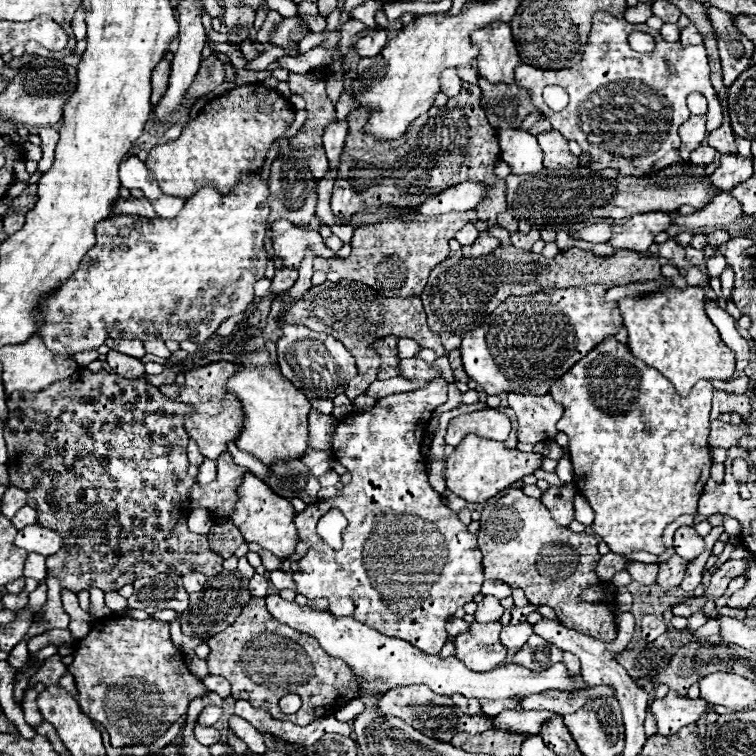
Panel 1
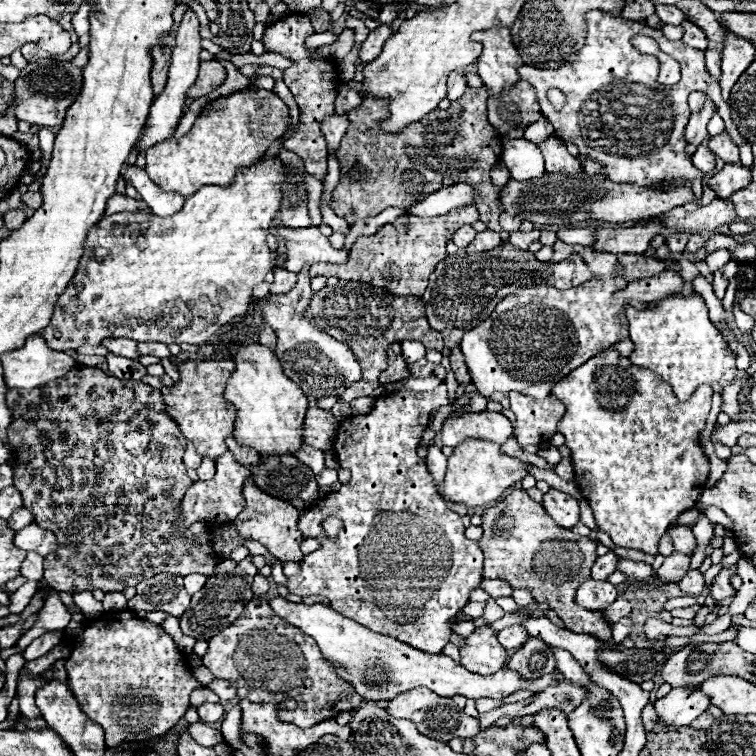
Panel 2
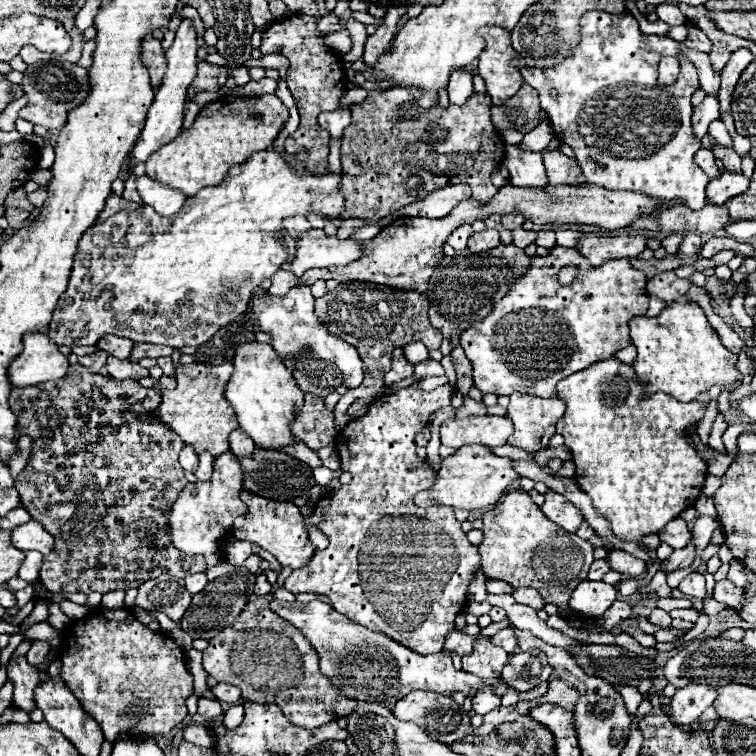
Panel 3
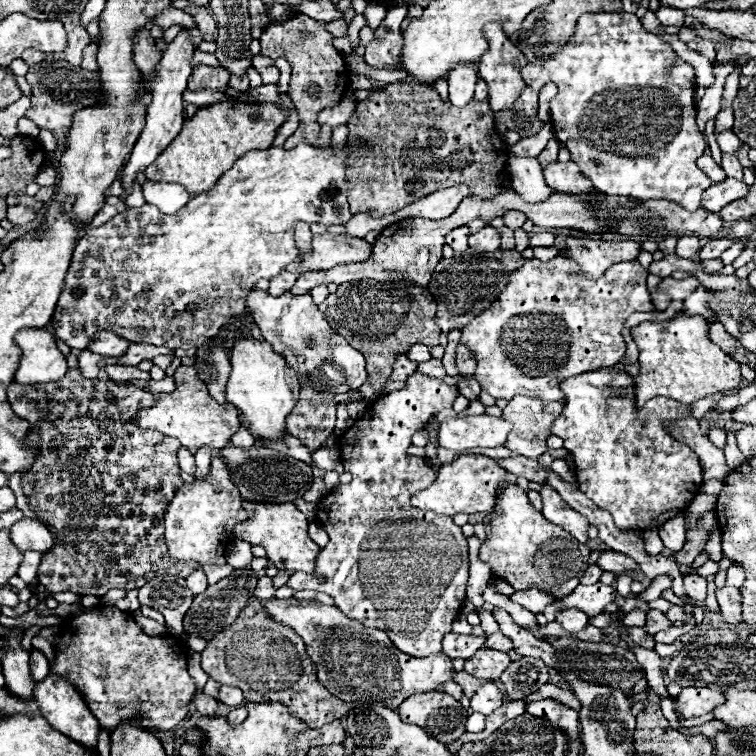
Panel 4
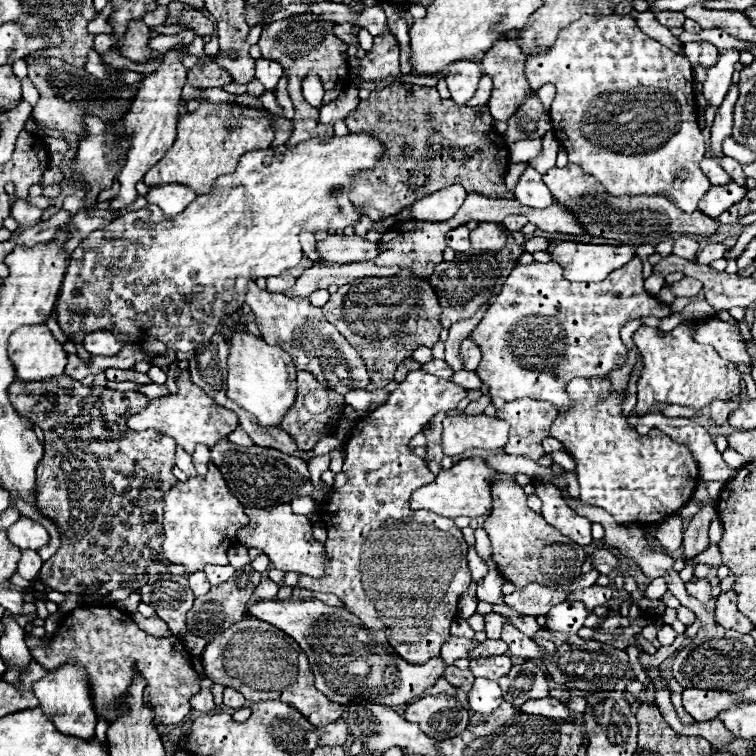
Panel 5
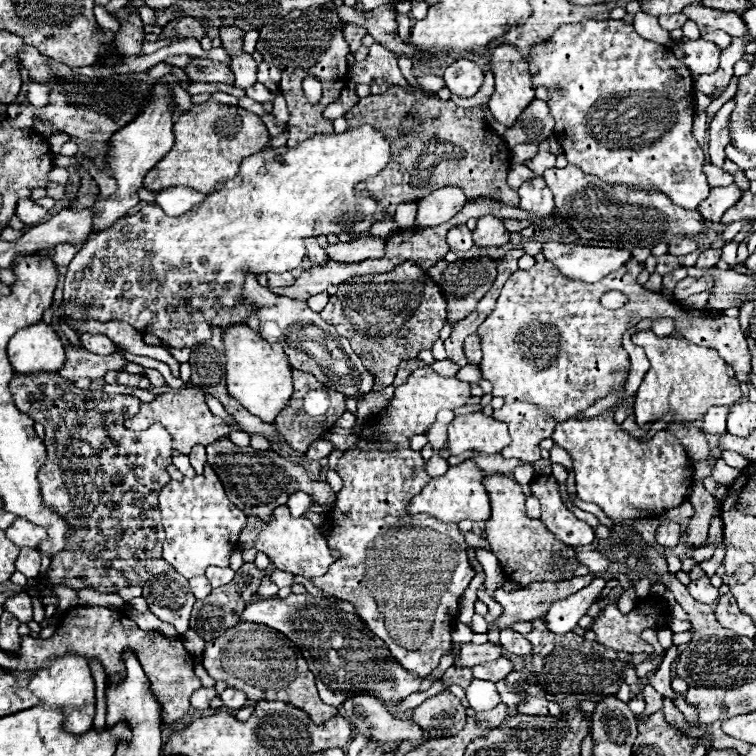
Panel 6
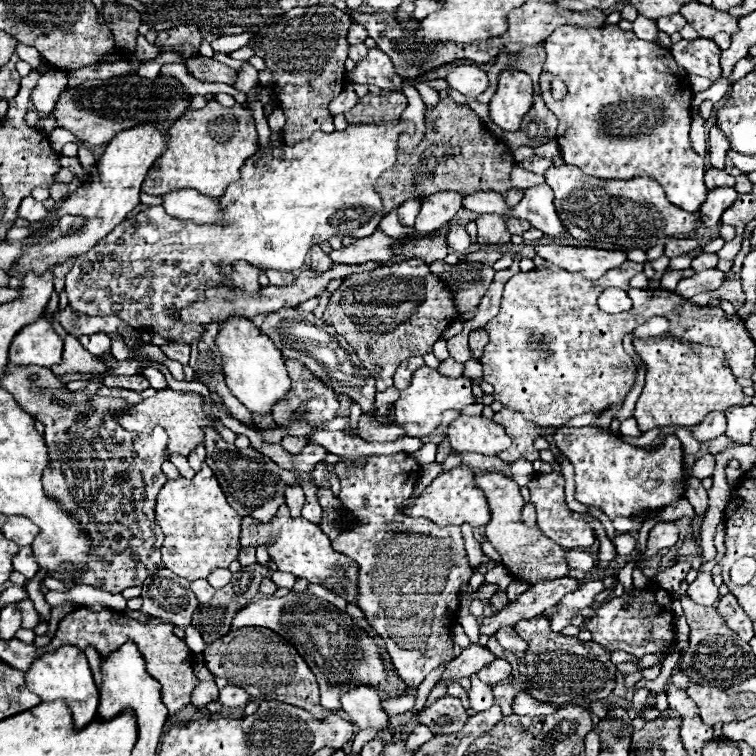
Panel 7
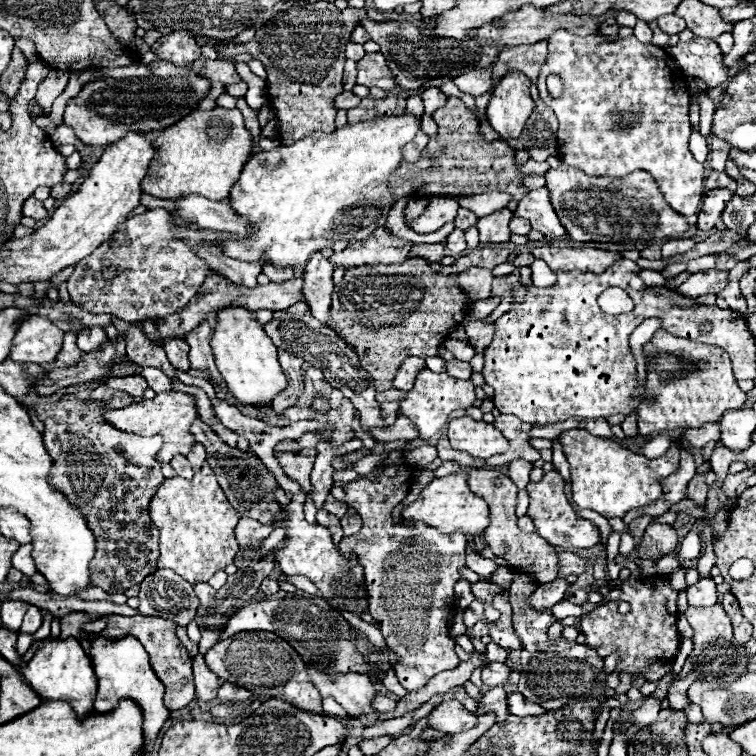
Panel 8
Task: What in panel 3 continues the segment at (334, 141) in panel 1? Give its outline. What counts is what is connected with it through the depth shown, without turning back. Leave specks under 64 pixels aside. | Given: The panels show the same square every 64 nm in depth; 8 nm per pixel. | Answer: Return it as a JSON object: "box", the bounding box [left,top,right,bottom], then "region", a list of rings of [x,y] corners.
{"box":[318,108,350,138],"region":[[[336,108],[332,112],[322,112],[318,116],[318,124],[320,128],[328,130],[332,138],[342,136],[344,128],[350,124],[350,108]]]}

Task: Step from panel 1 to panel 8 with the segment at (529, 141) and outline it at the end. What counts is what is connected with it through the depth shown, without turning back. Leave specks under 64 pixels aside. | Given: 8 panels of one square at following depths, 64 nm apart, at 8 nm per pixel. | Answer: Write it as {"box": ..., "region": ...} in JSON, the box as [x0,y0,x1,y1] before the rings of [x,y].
{"box":[514,188,566,238],"region":[[[546,188],[530,190],[530,192],[518,202],[518,208],[516,208],[514,214],[520,216],[520,218],[530,220],[532,228],[538,230],[538,232],[542,232],[546,238],[566,236],[564,226],[560,224],[556,212],[552,210],[550,194],[548,194]]]}

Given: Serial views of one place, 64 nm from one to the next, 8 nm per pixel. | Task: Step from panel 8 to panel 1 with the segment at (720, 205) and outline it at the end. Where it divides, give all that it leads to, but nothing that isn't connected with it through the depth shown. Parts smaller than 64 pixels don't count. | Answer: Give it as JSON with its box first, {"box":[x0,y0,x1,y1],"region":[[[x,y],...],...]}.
{"box":[710,154,752,192],"region":[[[738,154],[722,156],[720,168],[710,176],[710,184],[720,192],[730,192],[734,186],[752,176],[752,162]]]}

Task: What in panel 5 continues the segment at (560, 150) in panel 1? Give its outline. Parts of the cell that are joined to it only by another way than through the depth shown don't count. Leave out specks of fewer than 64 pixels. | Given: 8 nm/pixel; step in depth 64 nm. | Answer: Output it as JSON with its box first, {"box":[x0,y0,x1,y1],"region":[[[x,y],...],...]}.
{"box":[544,164,718,246],"region":[[[568,164],[564,168],[550,168],[544,174],[544,184],[550,188],[554,200],[562,204],[566,210],[570,210],[578,222],[582,224],[584,232],[598,238],[614,238],[622,244],[642,246],[666,240],[672,234],[698,234],[698,236],[712,236],[718,228],[716,220],[710,220],[708,216],[702,216],[702,212],[686,214],[664,196],[612,196],[602,186],[598,186],[598,180],[594,176],[586,176],[582,168],[576,164]]]}

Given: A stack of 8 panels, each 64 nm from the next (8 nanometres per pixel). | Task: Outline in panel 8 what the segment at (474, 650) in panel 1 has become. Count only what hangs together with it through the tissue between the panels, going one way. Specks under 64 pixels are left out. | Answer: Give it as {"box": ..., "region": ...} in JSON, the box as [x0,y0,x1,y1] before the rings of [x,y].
{"box":[482,662,510,688],"region":[[[490,662],[484,672],[482,672],[482,682],[484,686],[488,688],[494,688],[494,686],[502,686],[510,676],[510,668],[502,662]]]}

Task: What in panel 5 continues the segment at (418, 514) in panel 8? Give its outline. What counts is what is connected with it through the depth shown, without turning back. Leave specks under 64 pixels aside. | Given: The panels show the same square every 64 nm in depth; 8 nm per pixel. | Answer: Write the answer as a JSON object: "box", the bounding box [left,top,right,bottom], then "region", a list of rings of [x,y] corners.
{"box":[410,458,498,520],"region":[[[466,458],[456,462],[450,470],[442,470],[434,482],[426,484],[418,492],[412,494],[410,498],[410,508],[412,510],[430,510],[438,516],[446,516],[450,520],[468,516],[468,518],[478,518],[478,516],[488,516],[492,510],[492,496],[490,496],[490,482],[498,478],[492,468],[486,468],[482,458]]]}

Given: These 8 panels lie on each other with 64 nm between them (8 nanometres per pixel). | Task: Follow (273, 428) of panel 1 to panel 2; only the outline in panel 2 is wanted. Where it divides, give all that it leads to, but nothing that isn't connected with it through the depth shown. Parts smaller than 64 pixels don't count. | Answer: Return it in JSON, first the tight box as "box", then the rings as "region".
{"box":[224,344,308,454],"region":[[[248,344],[242,346],[236,352],[236,370],[232,372],[232,376],[228,378],[226,390],[224,390],[224,398],[236,406],[236,440],[244,446],[254,448],[258,454],[292,454],[294,448],[302,446],[302,420],[308,408],[308,400],[302,394],[302,390],[284,374],[282,364],[278,362],[276,354],[262,344]]]}

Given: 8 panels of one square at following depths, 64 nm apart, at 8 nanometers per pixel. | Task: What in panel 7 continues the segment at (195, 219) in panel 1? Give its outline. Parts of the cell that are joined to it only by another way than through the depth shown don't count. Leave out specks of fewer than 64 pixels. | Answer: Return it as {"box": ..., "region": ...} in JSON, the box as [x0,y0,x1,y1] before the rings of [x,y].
{"box":[66,120,414,344],"region":[[[390,120],[390,122],[382,122],[382,124],[356,124],[356,126],[348,126],[346,130],[340,130],[340,132],[332,132],[332,134],[324,134],[324,132],[314,132],[308,140],[302,140],[294,146],[280,146],[280,148],[260,148],[254,156],[250,156],[242,170],[240,170],[240,180],[232,182],[226,190],[226,194],[220,198],[220,204],[222,204],[222,210],[224,210],[224,216],[226,220],[230,222],[230,226],[196,226],[194,222],[190,220],[174,220],[172,216],[168,216],[164,212],[164,206],[150,206],[146,208],[144,212],[136,214],[134,218],[128,218],[126,222],[118,224],[118,228],[114,228],[114,232],[110,232],[104,240],[100,240],[88,254],[84,256],[78,256],[74,260],[74,266],[72,270],[66,274],[66,294],[68,294],[68,300],[70,300],[70,306],[76,308],[76,312],[82,312],[82,314],[88,314],[88,316],[118,316],[122,318],[124,322],[128,322],[132,328],[152,328],[156,330],[158,334],[162,334],[166,340],[170,342],[184,342],[184,344],[192,344],[194,340],[202,338],[204,336],[204,328],[202,324],[182,324],[180,320],[174,320],[178,316],[178,310],[180,308],[186,308],[198,300],[204,300],[204,292],[206,288],[212,288],[214,284],[226,284],[230,288],[234,288],[230,284],[230,278],[228,278],[228,272],[232,268],[232,262],[234,260],[246,260],[250,262],[252,266],[258,266],[262,270],[266,268],[274,268],[274,270],[296,270],[300,266],[304,266],[306,262],[306,256],[310,252],[310,248],[314,244],[322,244],[322,242],[328,242],[332,236],[338,236],[338,238],[344,238],[344,236],[350,236],[350,238],[366,238],[370,236],[378,224],[382,222],[384,218],[384,210],[382,210],[382,204],[380,204],[380,196],[374,188],[376,180],[396,164],[396,158],[398,158],[398,140],[402,134],[408,134],[412,136],[414,134],[414,122],[412,120]]]}

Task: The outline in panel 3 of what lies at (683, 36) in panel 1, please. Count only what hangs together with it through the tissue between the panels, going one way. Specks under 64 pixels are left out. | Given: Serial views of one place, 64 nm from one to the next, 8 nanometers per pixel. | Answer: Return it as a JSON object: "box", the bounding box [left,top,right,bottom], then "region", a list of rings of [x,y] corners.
{"box":[684,24,712,54],"region":[[[686,24],[686,28],[688,28],[688,40],[686,40],[684,44],[686,44],[688,48],[696,48],[696,50],[700,50],[700,52],[710,54],[712,42],[708,40],[708,36],[706,36],[700,28],[696,28],[696,26],[692,26],[692,24]]]}

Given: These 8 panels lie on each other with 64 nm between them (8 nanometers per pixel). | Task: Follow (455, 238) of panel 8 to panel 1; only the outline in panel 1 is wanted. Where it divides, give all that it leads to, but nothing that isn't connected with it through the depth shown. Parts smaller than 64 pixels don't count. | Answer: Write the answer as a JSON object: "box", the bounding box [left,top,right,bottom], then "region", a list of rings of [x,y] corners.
{"box":[456,224,480,246],"region":[[[464,224],[464,228],[456,232],[456,240],[460,242],[460,246],[470,246],[478,238],[478,234],[480,232],[474,228],[474,224]]]}

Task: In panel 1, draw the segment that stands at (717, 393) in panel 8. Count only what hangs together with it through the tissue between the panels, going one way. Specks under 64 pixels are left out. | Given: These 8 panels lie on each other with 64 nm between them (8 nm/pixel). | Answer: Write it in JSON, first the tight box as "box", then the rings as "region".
{"box":[618,286,734,396],"region":[[[694,286],[686,290],[666,288],[654,296],[620,300],[618,306],[628,328],[632,354],[666,376],[678,396],[686,396],[698,380],[730,380],[734,376],[734,352],[722,342],[704,312],[704,290]]]}

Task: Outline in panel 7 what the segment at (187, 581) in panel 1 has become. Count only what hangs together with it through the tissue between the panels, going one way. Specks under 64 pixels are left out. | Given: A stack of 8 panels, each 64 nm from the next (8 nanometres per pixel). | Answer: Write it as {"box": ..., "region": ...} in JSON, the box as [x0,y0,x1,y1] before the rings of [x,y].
{"box":[190,580,216,604],"region":[[[194,580],[194,582],[190,582],[190,590],[196,594],[196,598],[200,600],[200,604],[210,602],[212,596],[214,596],[214,592],[216,592],[214,588],[210,588],[208,580]]]}

